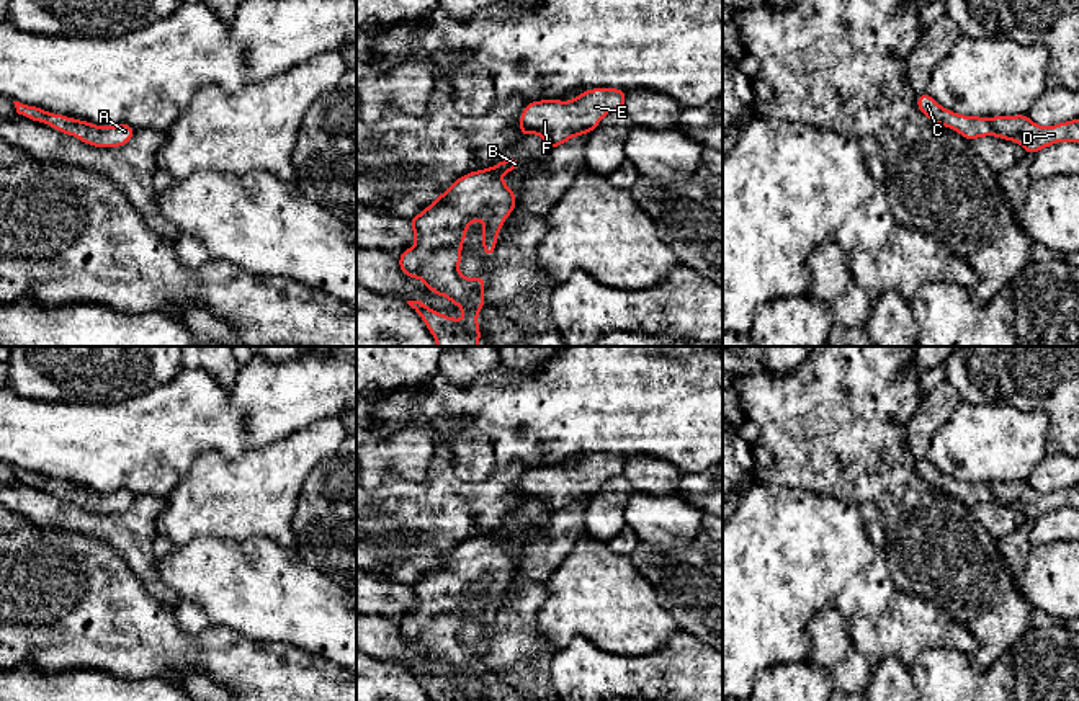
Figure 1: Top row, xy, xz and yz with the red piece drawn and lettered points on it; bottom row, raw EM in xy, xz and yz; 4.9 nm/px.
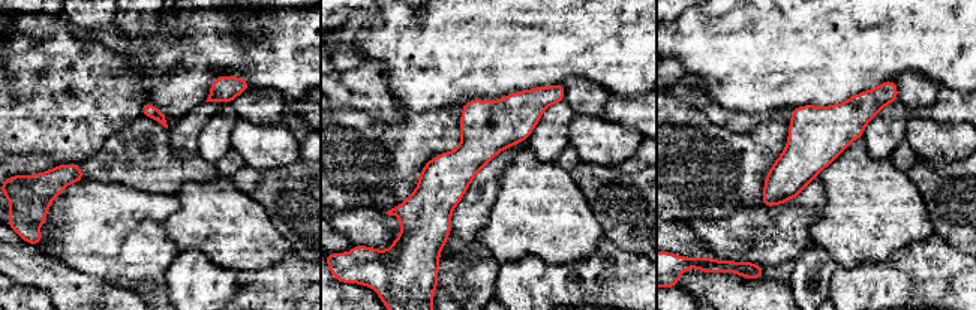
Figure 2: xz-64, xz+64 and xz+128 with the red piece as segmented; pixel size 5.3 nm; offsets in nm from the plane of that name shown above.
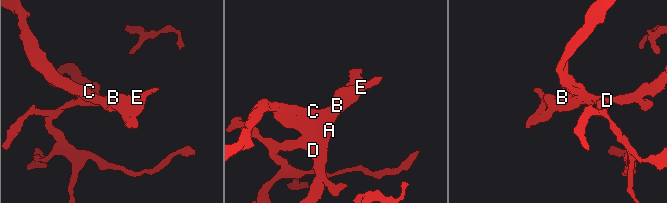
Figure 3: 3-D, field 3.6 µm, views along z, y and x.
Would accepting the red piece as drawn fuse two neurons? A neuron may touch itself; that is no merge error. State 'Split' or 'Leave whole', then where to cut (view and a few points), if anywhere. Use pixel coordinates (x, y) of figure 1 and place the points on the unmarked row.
Leave whole. No split

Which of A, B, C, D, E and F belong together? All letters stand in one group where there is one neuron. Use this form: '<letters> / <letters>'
A B C D E F

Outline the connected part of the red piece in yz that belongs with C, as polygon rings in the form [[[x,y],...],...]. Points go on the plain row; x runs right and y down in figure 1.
[[[929,459],[917,461],[916,469],[932,489],[948,492],[968,507],[992,500],[1004,507],[1019,508],[1032,521],[1056,508],[1079,508],[1079,485],[1041,493],[1027,480],[994,482],[991,485],[956,480],[942,474]]]

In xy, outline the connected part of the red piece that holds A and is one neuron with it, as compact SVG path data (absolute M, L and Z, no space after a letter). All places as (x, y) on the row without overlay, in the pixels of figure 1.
M20 467L13 469L18 480L38 489L47 489L56 497L75 502L82 508L95 513L123 513L132 505L136 497L128 489L119 489L110 493L100 493L88 487L77 487L62 480L47 479L38 472L28 472Z

